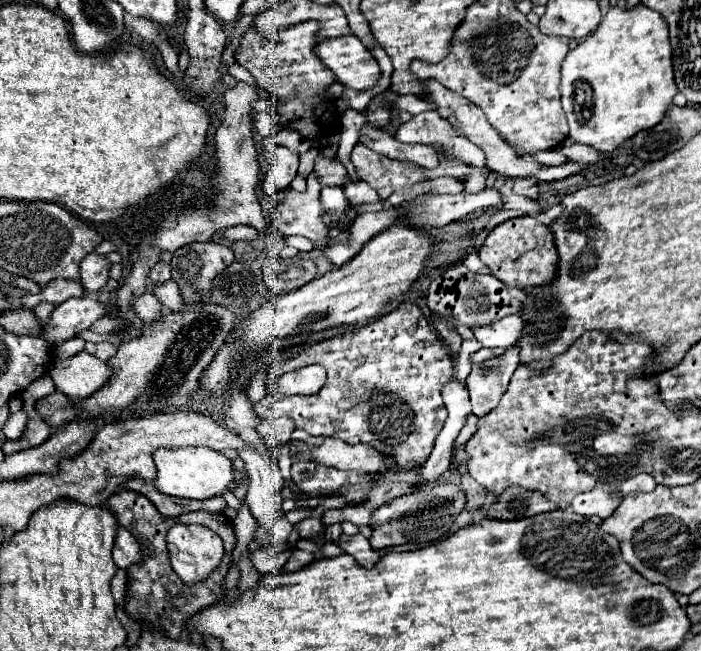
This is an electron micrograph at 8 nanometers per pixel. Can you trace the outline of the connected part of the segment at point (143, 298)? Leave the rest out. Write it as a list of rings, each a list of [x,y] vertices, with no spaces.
[[[153,283],[145,287],[145,293],[133,301],[133,311],[143,323],[157,321],[161,317],[161,303],[153,293]]]

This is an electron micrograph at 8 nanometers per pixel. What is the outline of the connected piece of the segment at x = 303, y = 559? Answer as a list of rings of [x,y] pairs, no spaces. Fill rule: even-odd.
[[[295,548],[283,568],[288,572],[293,572],[307,566],[313,560],[314,555],[312,553]]]

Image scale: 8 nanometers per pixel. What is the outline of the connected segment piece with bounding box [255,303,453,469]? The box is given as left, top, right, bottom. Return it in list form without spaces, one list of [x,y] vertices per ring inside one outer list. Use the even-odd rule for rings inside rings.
[[[400,303],[390,312],[361,327],[361,335],[347,335],[341,339],[321,341],[321,365],[327,369],[325,387],[321,387],[315,395],[277,395],[275,383],[267,381],[267,397],[257,403],[257,417],[293,417],[295,427],[307,431],[309,435],[337,437],[345,443],[371,443],[377,445],[385,453],[393,453],[397,461],[401,461],[403,469],[413,469],[425,457],[429,457],[433,449],[433,441],[439,435],[447,409],[441,399],[441,389],[453,375],[453,363],[449,359],[449,351],[439,341],[439,337],[431,331],[425,315],[413,303]],[[375,393],[385,393],[387,399],[371,399]],[[359,405],[359,411],[349,411]]]

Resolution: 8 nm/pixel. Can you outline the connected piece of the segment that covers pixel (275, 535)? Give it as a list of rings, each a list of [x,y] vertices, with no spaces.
[[[243,449],[243,451],[239,451],[239,457],[245,461],[245,469],[249,473],[249,487],[247,487],[245,503],[249,505],[253,517],[257,519],[255,541],[259,545],[273,545],[273,541],[277,541],[277,539],[287,539],[289,533],[293,531],[293,525],[285,519],[285,513],[281,509],[283,477],[279,473],[279,465],[269,457],[267,449]]]

